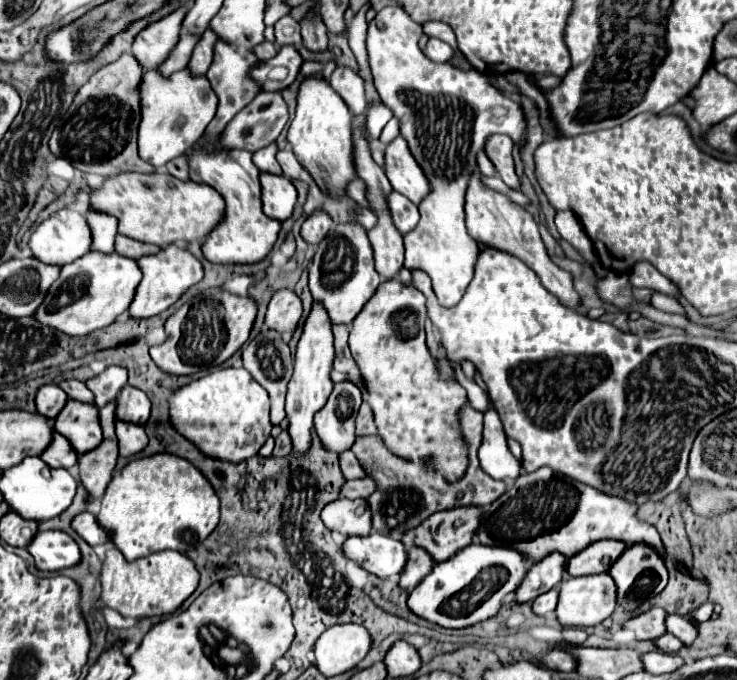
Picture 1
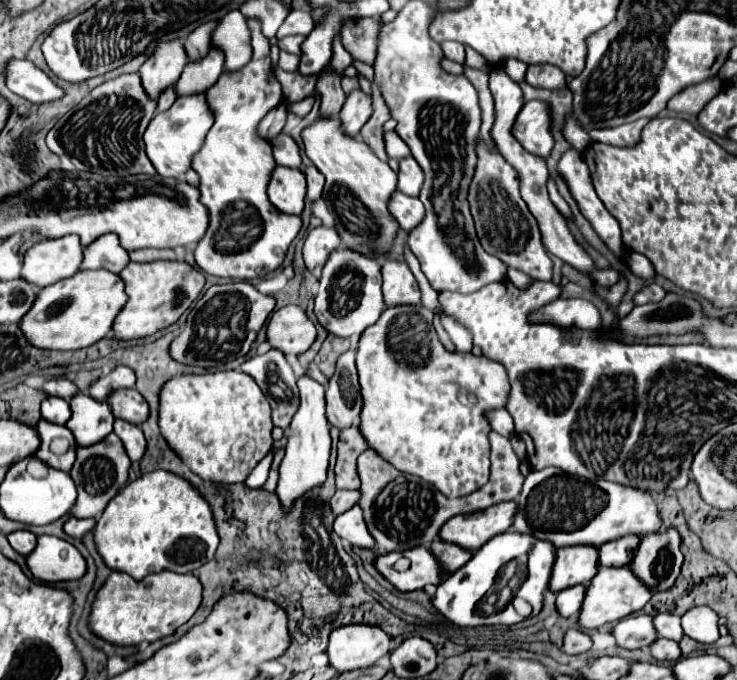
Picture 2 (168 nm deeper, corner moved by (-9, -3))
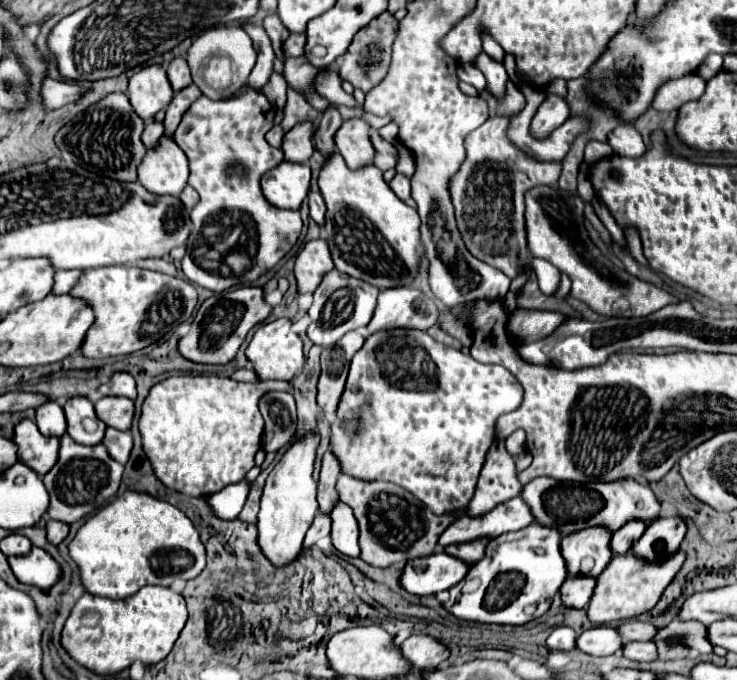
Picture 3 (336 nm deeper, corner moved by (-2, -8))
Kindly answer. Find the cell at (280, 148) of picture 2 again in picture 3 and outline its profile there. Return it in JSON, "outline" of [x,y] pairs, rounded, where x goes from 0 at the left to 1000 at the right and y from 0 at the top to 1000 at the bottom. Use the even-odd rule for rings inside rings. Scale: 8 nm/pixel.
{"outline":[[[415,176],[402,182],[393,194],[388,194],[385,200],[385,229],[391,238],[404,238],[404,241],[415,241],[421,235],[421,229],[426,226],[426,194],[429,194],[429,182]]]}

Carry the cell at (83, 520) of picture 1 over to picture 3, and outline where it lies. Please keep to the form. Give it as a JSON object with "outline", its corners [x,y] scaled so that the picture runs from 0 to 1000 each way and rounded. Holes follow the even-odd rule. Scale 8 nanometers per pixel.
{"outline":[[[65,765],[62,771],[62,791],[68,800],[81,800],[92,785],[92,774],[87,768],[79,768],[79,765]]]}

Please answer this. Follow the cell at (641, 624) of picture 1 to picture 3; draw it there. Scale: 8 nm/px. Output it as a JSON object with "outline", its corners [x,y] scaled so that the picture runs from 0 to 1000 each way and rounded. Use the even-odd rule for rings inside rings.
{"outline":[[[809,921],[782,938],[782,953],[803,965],[828,965],[844,953],[844,947],[844,935],[839,935],[833,921]]]}

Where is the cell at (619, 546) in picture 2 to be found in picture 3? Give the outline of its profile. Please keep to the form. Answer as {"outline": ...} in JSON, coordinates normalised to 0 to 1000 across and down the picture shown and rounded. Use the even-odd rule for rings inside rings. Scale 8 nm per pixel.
{"outline":[[[852,765],[841,779],[833,782],[830,809],[836,815],[849,815],[858,806],[858,800],[874,785],[877,776],[879,776],[879,771],[874,765]]]}

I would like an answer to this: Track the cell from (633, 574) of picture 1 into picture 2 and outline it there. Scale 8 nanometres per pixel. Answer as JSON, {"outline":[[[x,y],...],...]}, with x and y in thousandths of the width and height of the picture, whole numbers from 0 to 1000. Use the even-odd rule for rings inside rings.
{"outline":[[[916,778],[875,787],[853,831],[859,846],[886,872],[910,866],[927,828],[921,801],[924,790]]]}

